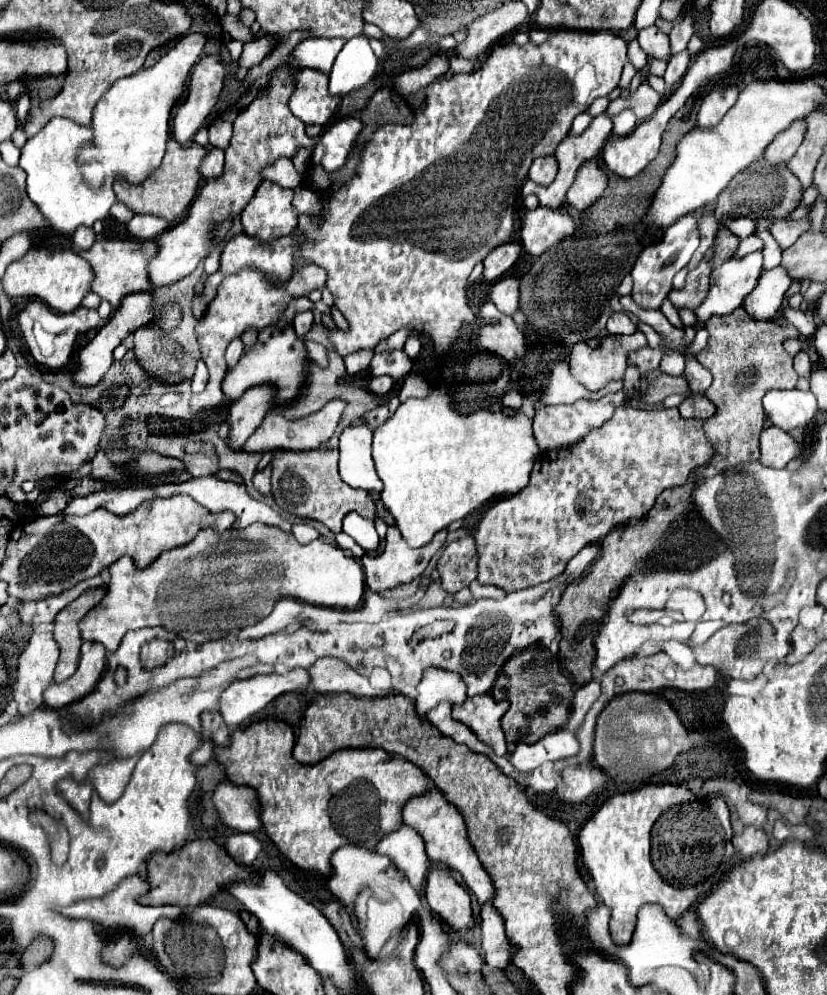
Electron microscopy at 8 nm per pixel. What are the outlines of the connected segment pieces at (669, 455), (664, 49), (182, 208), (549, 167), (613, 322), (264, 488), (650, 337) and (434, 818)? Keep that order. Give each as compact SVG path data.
M617 408L611 420L591 430L571 448L541 452L533 464L529 484L515 496L497 500L485 512L473 532L477 544L477 582L515 592L553 580L583 546L597 542L611 528L629 522L629 518L643 518L665 488L685 484L689 474L697 466L707 464L711 456L713 448L703 434L701 420L685 420L679 416L677 408Z
M649 26L645 30L639 30L639 36L637 36L641 48L645 50L645 54L649 58L656 58L668 61L671 57L671 50L669 44L669 38L667 34L663 34L657 26Z
M169 140L167 152L163 156L163 164L139 186L131 186L123 180L115 180L115 184L113 184L115 196L119 202L123 202L135 214L151 214L151 216L159 216L169 222L175 222L187 212L189 204L193 202L193 198L199 190L199 182L201 182L199 166L205 156L207 156L207 148L203 148L195 142L191 142L189 146L183 146L175 140Z
M553 156L535 158L529 168L529 178L539 186L549 186L555 180L557 174L557 162Z
M613 312L607 320L607 330L609 334L633 334L635 324L623 312Z
M267 466L265 470L259 470L253 476L253 486L261 492L261 494L271 494L271 466Z
M640 322L637 324L637 330L642 331L646 335L649 346L653 348L661 346L661 336L652 327Z
M435 786L427 794L415 796L413 800L407 802L407 806L403 808L403 824L415 828L415 832L419 832L419 836L423 836L427 856L433 864L445 866L445 868L461 874L465 886L471 890L471 894L477 896L479 906L493 902L495 888L491 884L491 876L487 876L485 868L481 866L481 862L469 842L467 824L461 816L461 812L453 804L449 804Z

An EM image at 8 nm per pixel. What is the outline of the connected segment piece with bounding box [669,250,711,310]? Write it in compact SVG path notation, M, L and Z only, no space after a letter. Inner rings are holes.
M707 250L703 262L691 270L687 274L687 282L685 282L685 288L681 290L673 290L669 294L669 300L673 302L675 308L691 308L695 310L707 296L709 292L709 276L711 276L711 270L707 266L707 256L711 256L711 252Z

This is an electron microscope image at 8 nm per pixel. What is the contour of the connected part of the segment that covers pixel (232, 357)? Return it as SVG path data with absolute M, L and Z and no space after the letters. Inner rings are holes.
M235 338L235 340L231 340L231 344L227 346L227 352L225 352L227 368L233 368L233 366L235 366L235 362L239 362L239 358L241 358L241 352L243 352L241 338Z

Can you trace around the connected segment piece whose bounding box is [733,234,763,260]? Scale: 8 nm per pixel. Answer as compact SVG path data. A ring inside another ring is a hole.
M751 234L751 236L743 238L743 240L739 240L739 246L737 246L733 258L735 258L735 260L737 260L737 258L741 260L745 254L749 254L749 252L753 252L753 250L759 250L759 248L763 248L763 242L761 242L755 234Z

